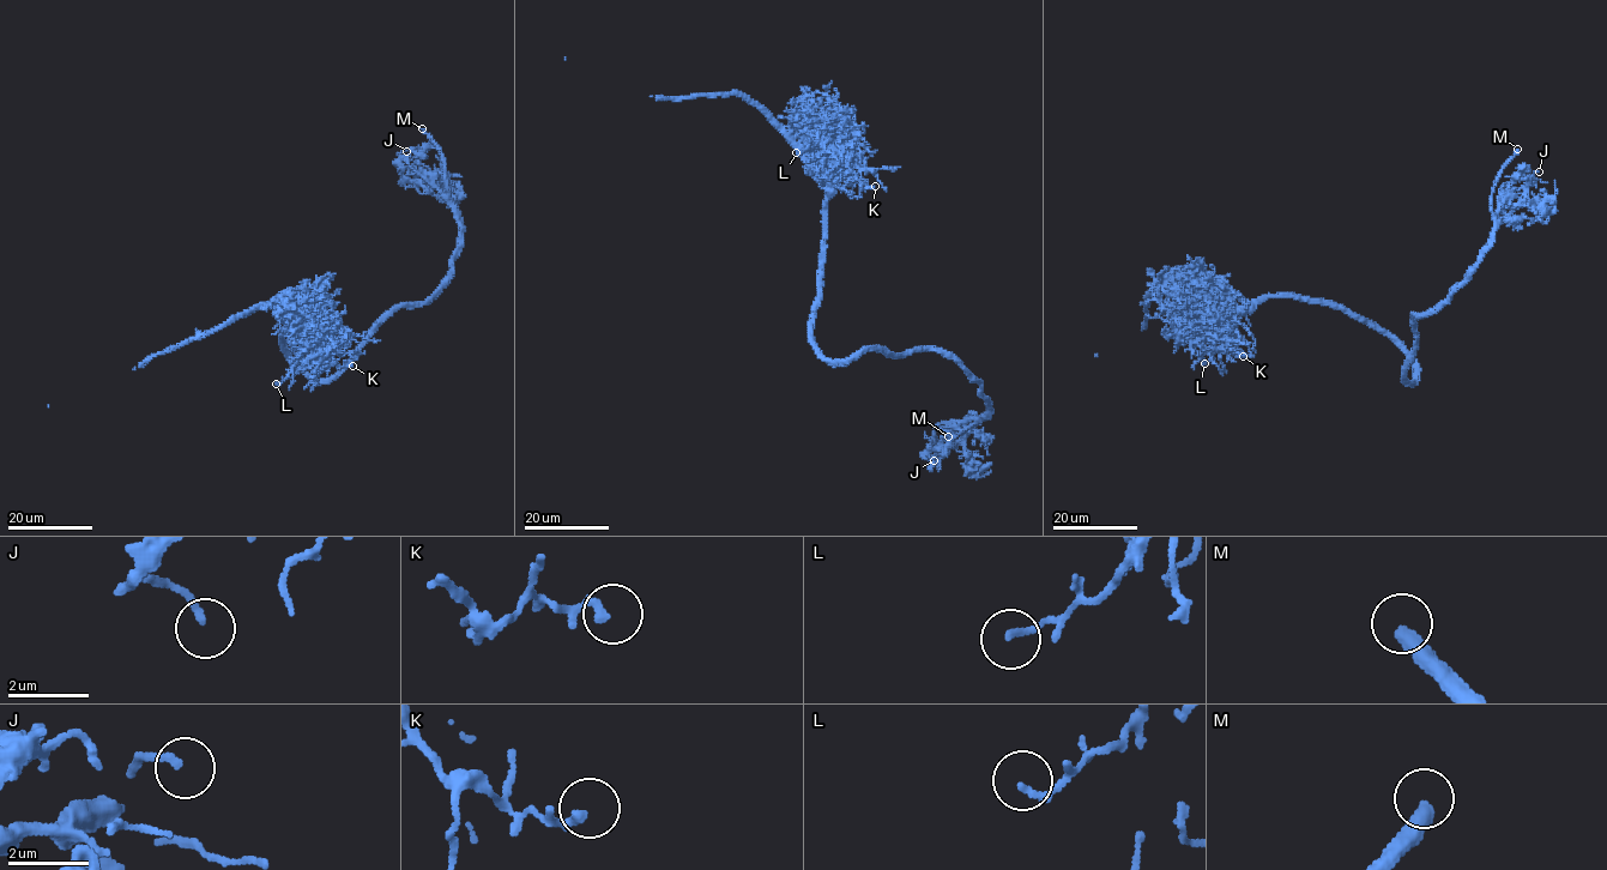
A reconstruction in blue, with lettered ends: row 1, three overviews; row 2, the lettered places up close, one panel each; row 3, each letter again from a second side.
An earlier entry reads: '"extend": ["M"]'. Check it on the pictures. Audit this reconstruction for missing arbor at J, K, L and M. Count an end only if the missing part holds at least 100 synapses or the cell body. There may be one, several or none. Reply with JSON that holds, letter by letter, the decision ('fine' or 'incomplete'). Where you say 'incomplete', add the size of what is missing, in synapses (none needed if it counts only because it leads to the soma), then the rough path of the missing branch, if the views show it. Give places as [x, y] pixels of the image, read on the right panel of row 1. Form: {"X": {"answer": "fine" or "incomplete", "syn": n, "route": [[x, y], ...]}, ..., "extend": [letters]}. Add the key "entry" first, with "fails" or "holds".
{"entry": "holds", "J": {"answer": "fine"}, "K": {"answer": "fine"}, "L": {"answer": "fine"}, "M": {"answer": "incomplete", "route": [[1517, 149], [1515, 103], [1499, 86], [1494, 76], [1493, 36], [1490, 31], [1488, 14]]}, "extend": ["M"]}

